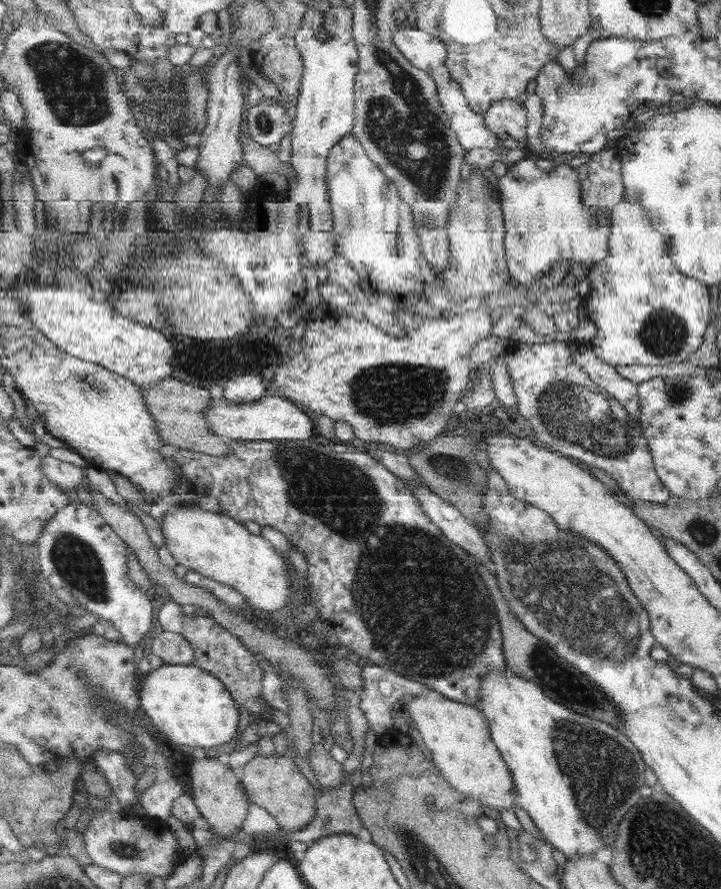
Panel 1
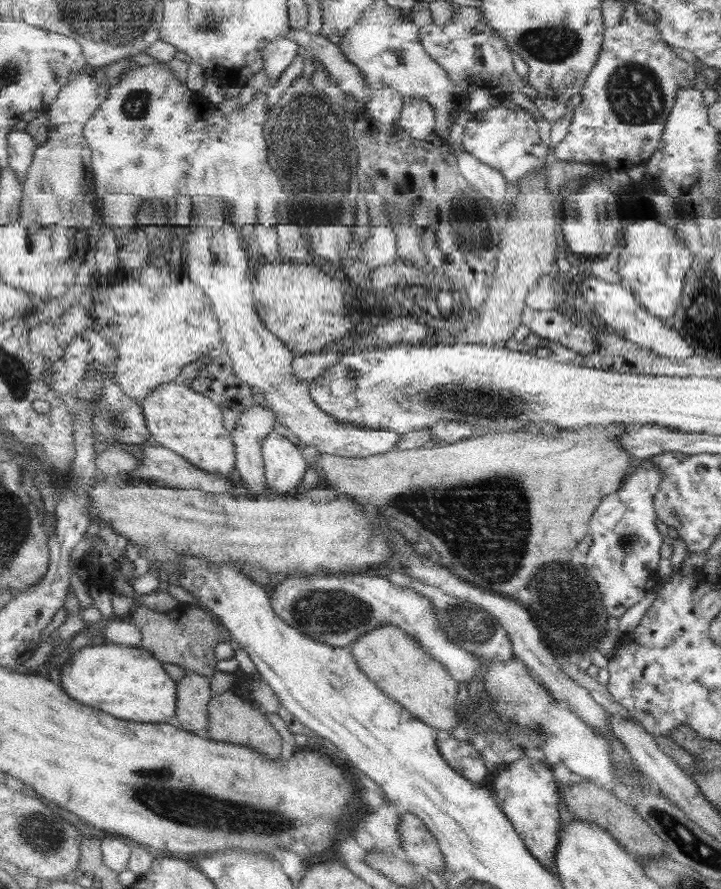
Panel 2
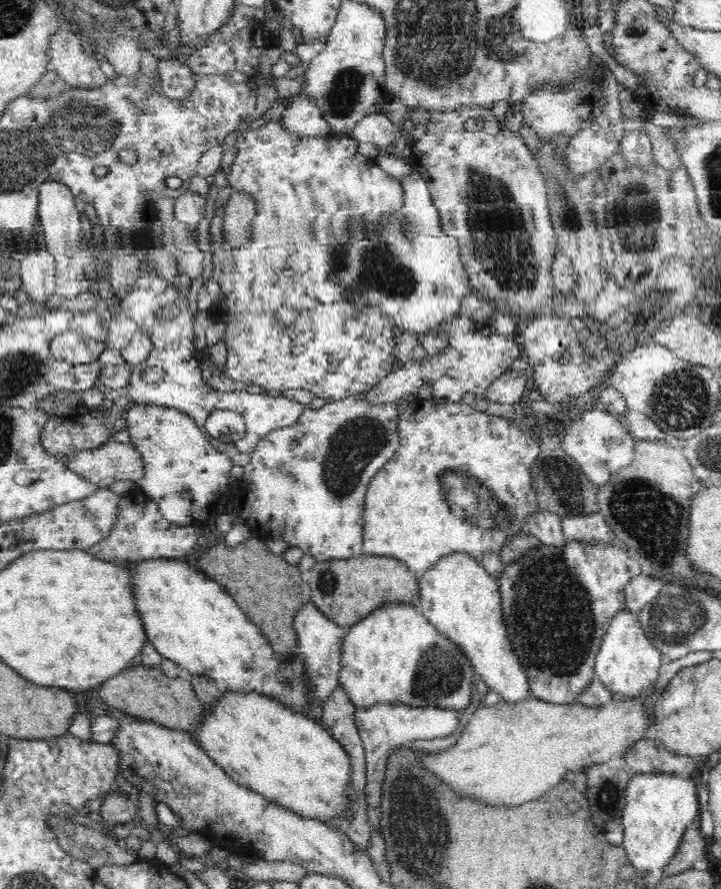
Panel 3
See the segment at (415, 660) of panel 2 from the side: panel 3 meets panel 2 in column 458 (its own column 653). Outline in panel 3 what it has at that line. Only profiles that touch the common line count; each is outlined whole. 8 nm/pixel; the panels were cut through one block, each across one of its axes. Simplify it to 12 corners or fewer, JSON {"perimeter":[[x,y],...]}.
{"perimeter":[[654,685],[598,706],[534,696],[469,716],[425,765],[522,804],[623,754]]}

